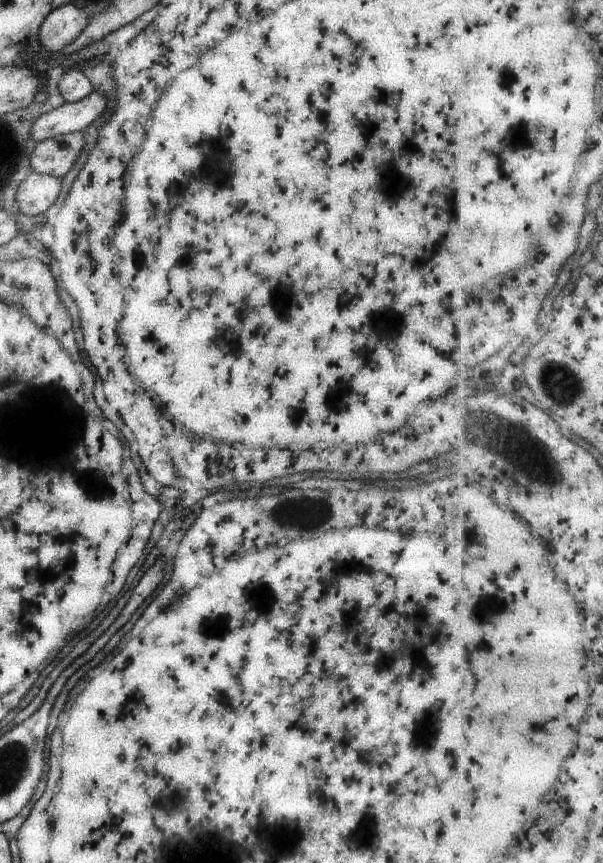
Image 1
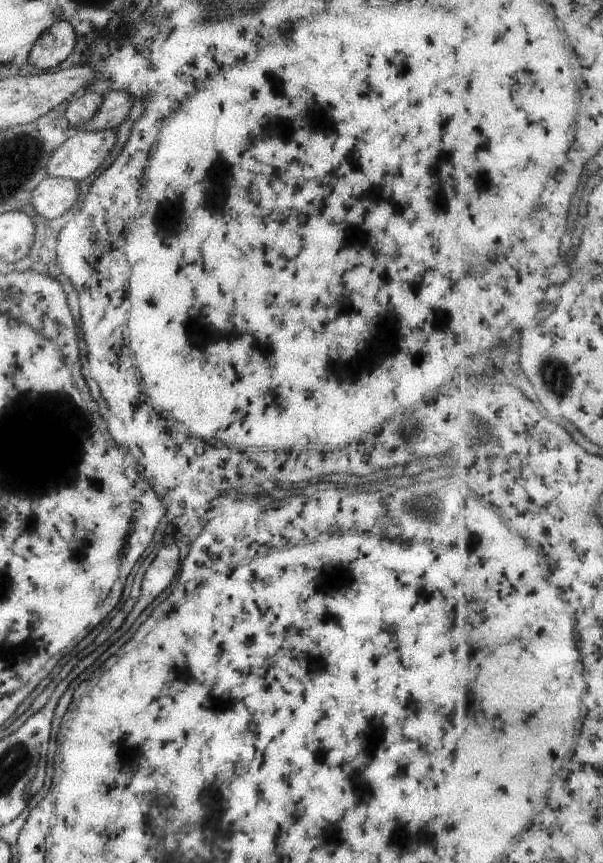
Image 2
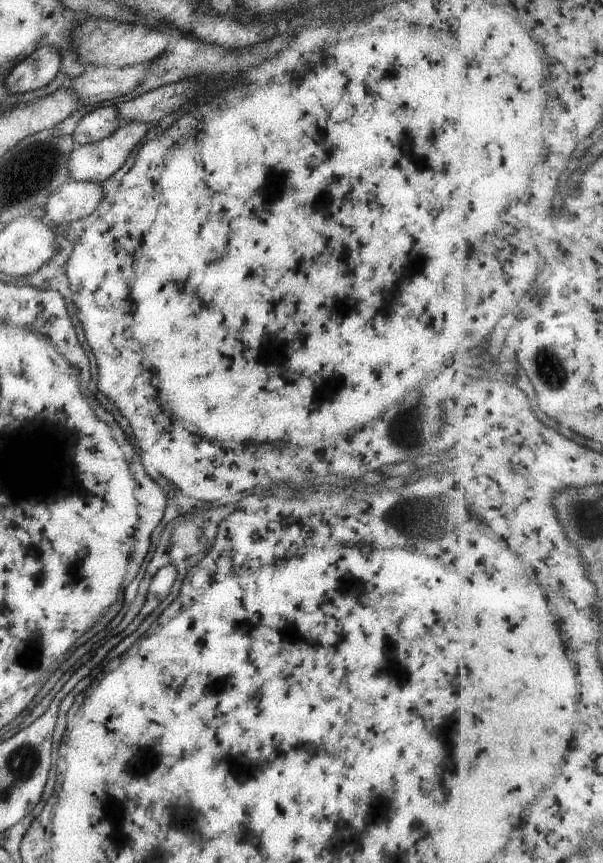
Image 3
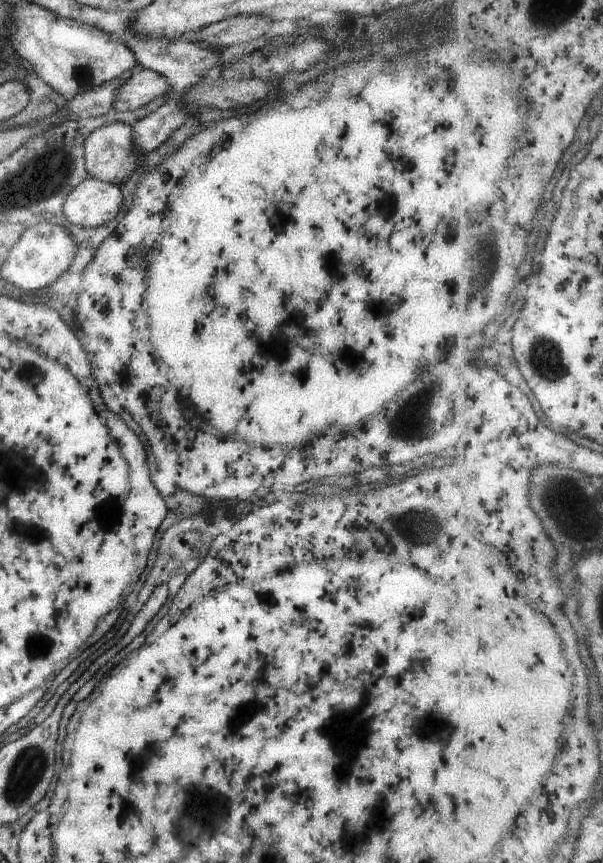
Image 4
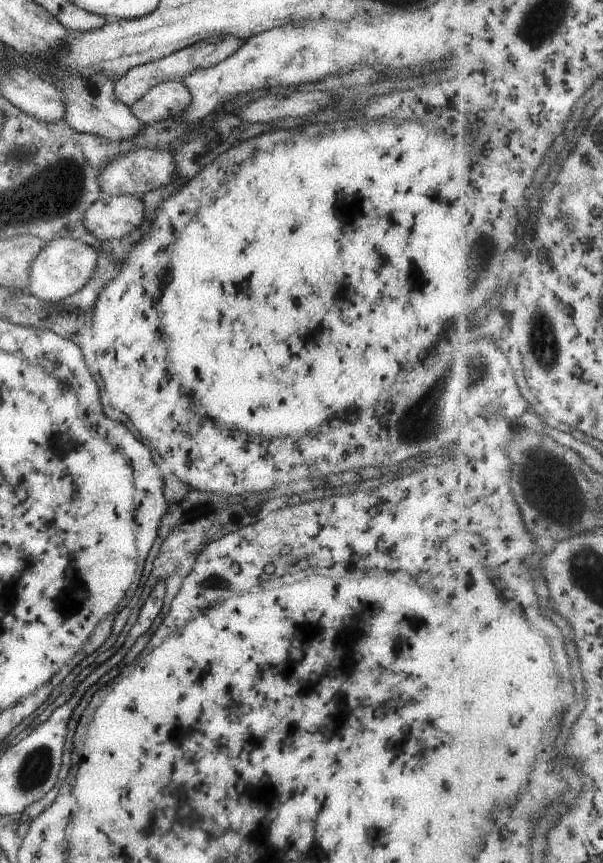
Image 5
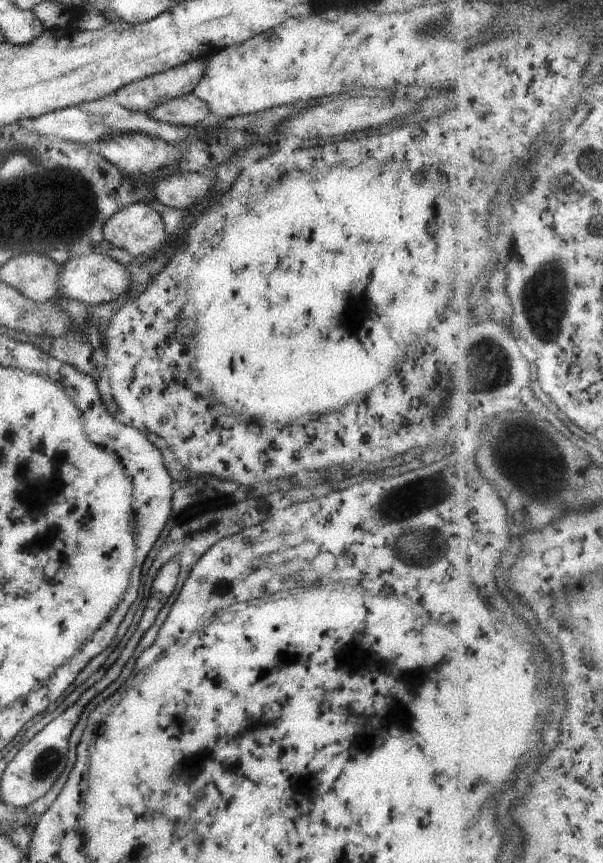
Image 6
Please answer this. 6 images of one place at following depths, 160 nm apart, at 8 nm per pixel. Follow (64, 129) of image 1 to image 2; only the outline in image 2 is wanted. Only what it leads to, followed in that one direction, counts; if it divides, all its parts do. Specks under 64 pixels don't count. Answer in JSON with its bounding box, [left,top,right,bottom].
[77,91,135,131]

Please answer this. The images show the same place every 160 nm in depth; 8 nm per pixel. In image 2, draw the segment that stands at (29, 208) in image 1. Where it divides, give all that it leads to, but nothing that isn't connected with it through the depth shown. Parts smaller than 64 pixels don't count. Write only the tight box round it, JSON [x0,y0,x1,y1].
[31,176,77,222]

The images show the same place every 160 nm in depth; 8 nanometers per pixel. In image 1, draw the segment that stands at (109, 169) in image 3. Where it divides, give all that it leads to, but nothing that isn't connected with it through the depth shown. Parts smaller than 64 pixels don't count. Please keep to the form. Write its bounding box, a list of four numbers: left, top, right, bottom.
[29,131,85,179]

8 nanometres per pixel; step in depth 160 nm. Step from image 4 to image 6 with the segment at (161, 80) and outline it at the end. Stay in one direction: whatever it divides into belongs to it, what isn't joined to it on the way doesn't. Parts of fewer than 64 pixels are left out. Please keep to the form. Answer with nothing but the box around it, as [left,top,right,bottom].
[147,92,211,126]

